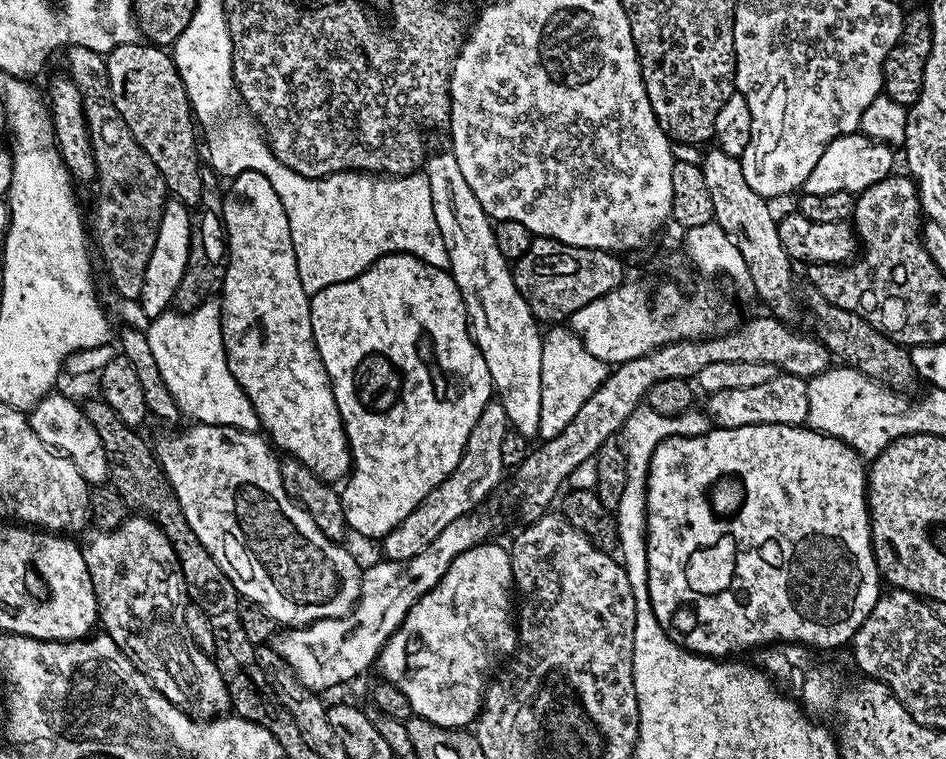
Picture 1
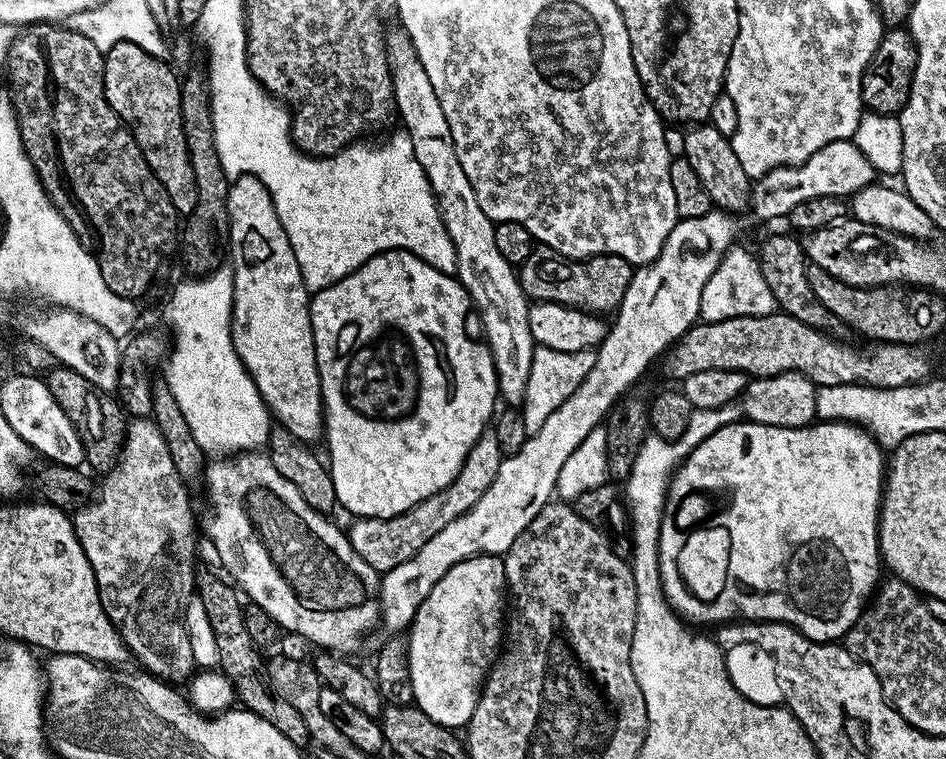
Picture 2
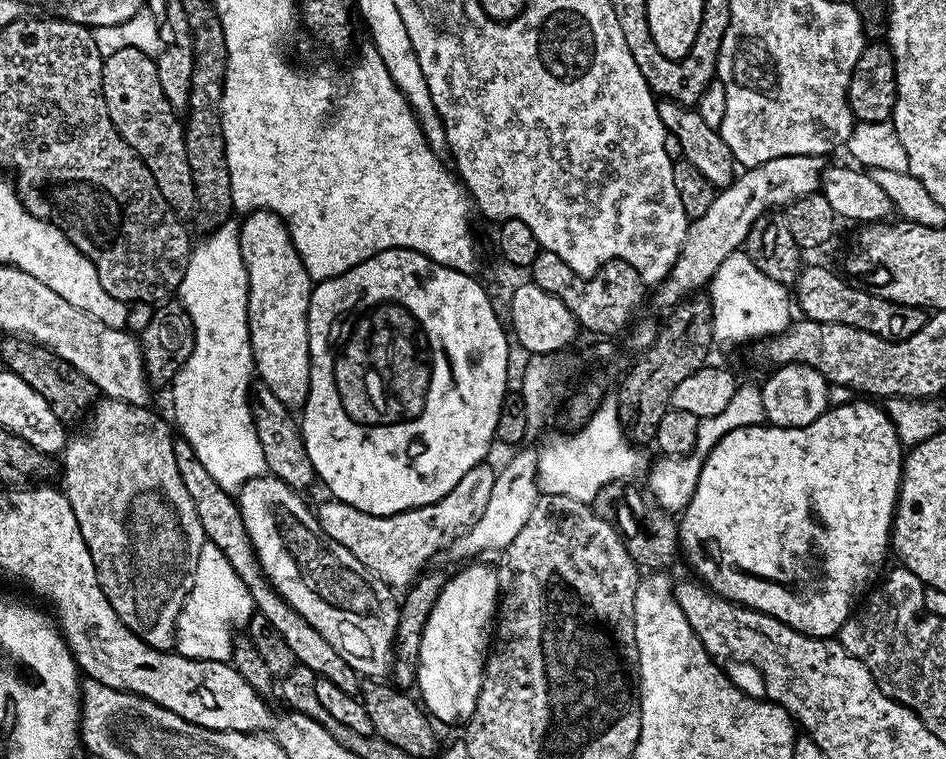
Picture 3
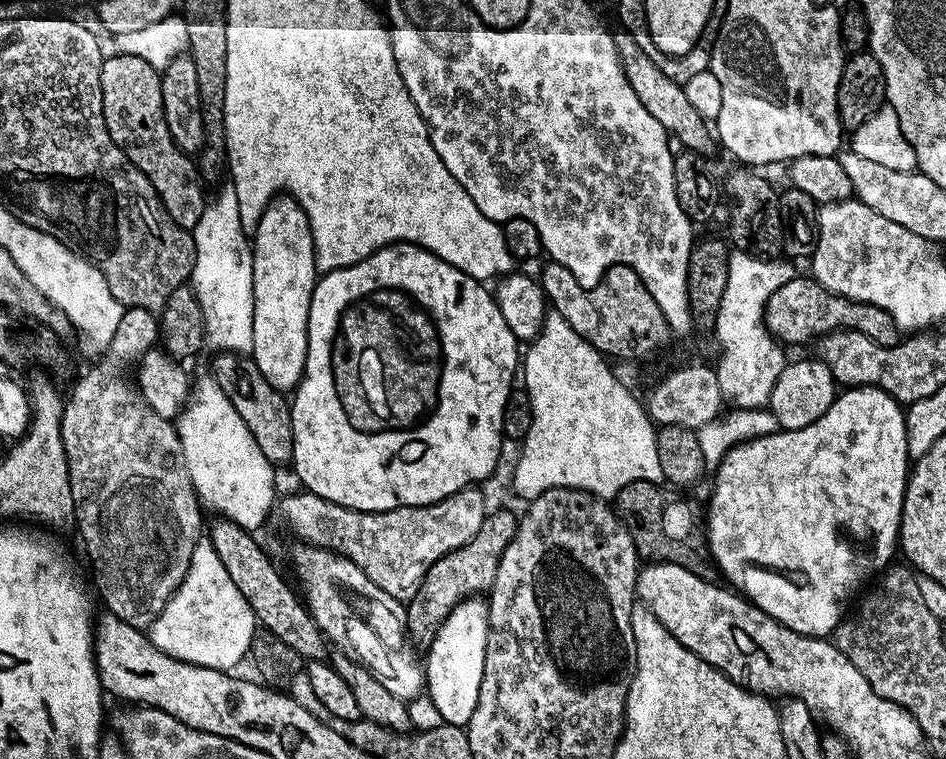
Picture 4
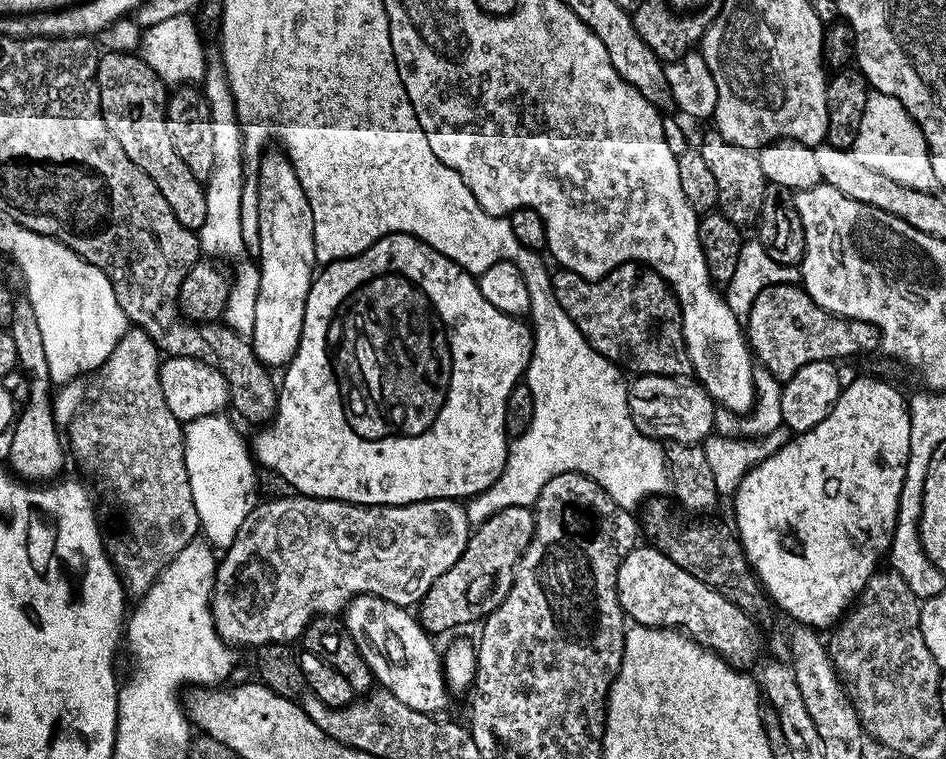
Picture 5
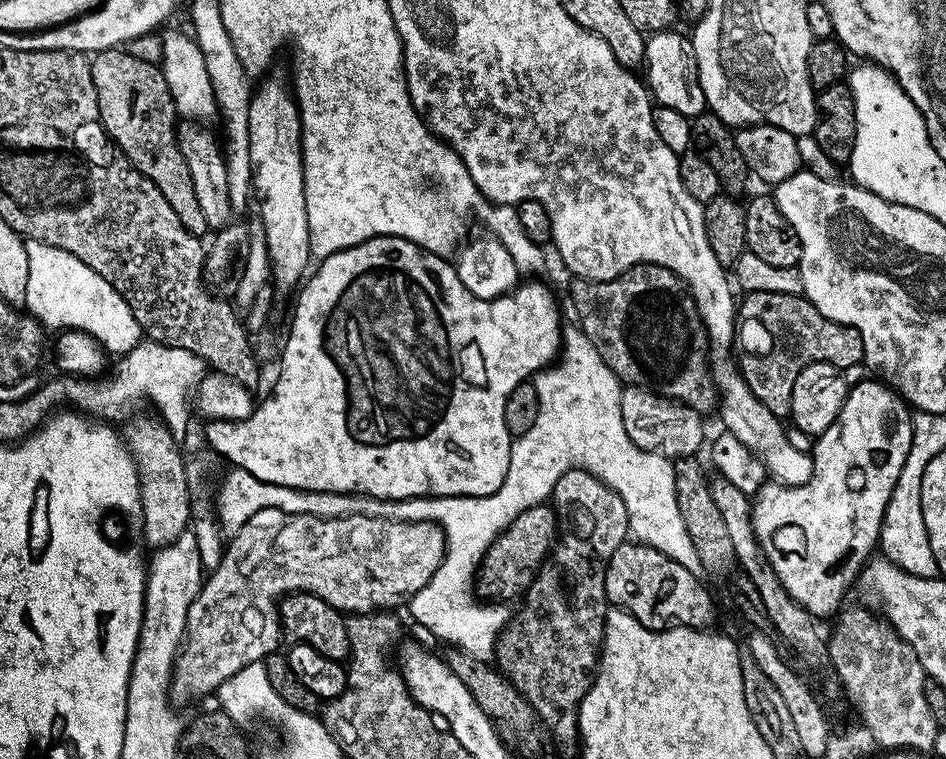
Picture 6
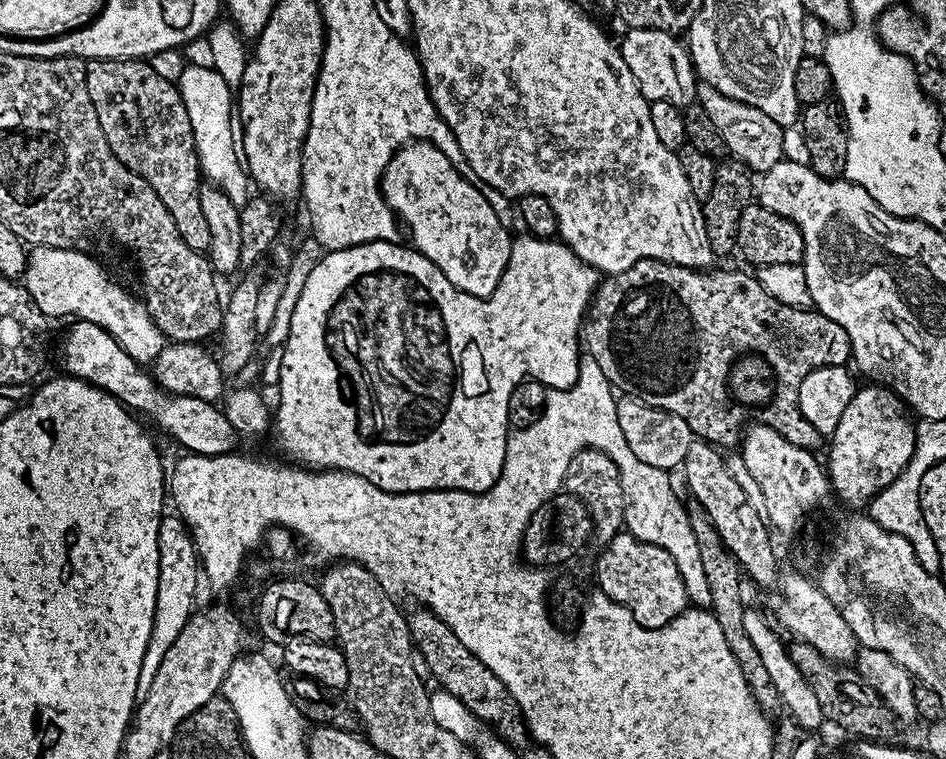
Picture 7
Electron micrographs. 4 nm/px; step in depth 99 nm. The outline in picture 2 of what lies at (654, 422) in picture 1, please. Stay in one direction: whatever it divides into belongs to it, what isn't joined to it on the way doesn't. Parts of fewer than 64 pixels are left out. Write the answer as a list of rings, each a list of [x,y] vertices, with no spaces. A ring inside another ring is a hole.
[[[733,402],[717,408],[698,408],[690,414],[690,426],[686,426],[682,438],[667,440],[655,434],[649,434],[638,450],[638,458],[634,458],[634,470],[626,481],[626,511],[632,526],[632,556],[638,558],[649,548],[652,554],[660,550],[660,523],[664,517],[664,504],[668,501],[668,486],[673,475],[683,460],[695,448],[702,446],[710,434],[722,430],[722,426],[737,423],[741,419],[742,408]]]

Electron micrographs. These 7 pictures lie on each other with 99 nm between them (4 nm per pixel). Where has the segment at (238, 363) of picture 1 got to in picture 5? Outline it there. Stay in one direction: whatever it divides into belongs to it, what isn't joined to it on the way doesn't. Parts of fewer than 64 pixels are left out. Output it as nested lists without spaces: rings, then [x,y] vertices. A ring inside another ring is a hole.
[[[283,150],[265,151],[256,178],[256,236],[260,239],[258,267],[258,303],[254,305],[254,330],[251,334],[254,354],[272,370],[283,369],[294,358],[302,338],[306,298],[314,279],[316,247],[314,214],[298,182],[298,174]]]

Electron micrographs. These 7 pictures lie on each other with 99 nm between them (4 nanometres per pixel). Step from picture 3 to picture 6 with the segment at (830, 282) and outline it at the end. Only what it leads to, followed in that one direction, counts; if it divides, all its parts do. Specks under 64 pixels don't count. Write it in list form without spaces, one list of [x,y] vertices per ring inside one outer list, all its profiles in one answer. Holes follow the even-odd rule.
[[[749,292],[738,308],[738,344],[744,347],[748,356],[761,356],[772,363],[772,389],[763,397],[765,406],[781,418],[792,410],[792,391],[798,374],[811,364],[832,364],[841,370],[848,370],[851,364],[859,365],[864,358],[862,334],[822,315],[802,294],[795,292]]]

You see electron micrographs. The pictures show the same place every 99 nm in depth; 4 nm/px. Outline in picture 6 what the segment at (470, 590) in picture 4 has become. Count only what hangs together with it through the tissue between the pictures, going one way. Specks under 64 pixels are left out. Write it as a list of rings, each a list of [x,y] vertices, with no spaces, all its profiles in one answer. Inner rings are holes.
[[[543,502],[530,510],[522,510],[522,514],[518,514],[514,518],[514,522],[510,522],[510,526],[506,526],[506,530],[501,532],[498,539],[488,547],[488,553],[484,555],[484,563],[480,565],[474,581],[474,588],[479,599],[484,602],[509,602],[508,600],[514,599],[516,595],[517,599],[521,594],[527,592],[529,586],[534,582],[538,570],[548,559],[549,552],[556,547],[557,539],[558,521],[556,510],[551,503]]]

